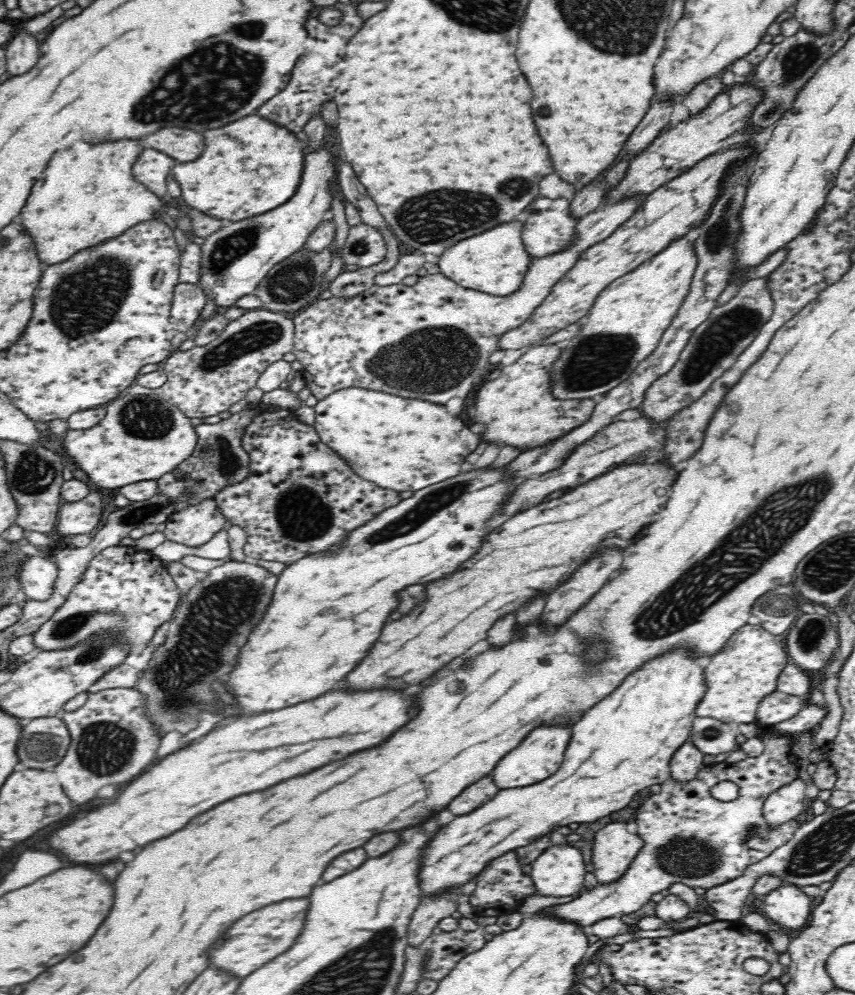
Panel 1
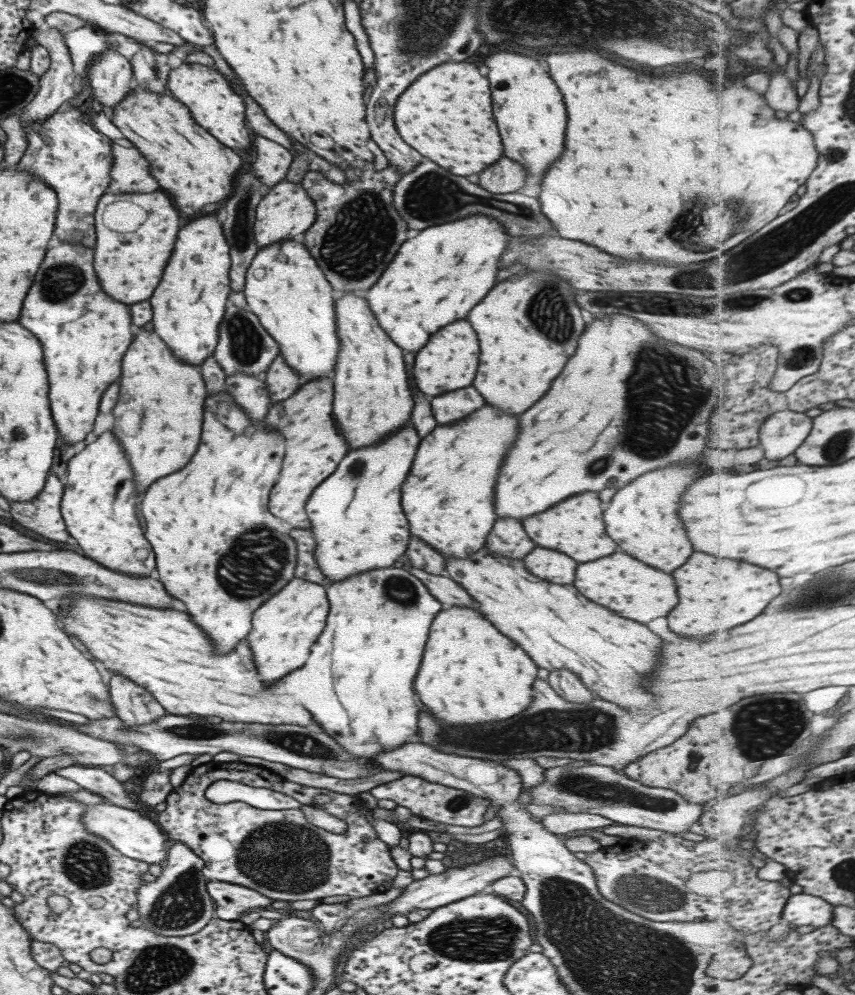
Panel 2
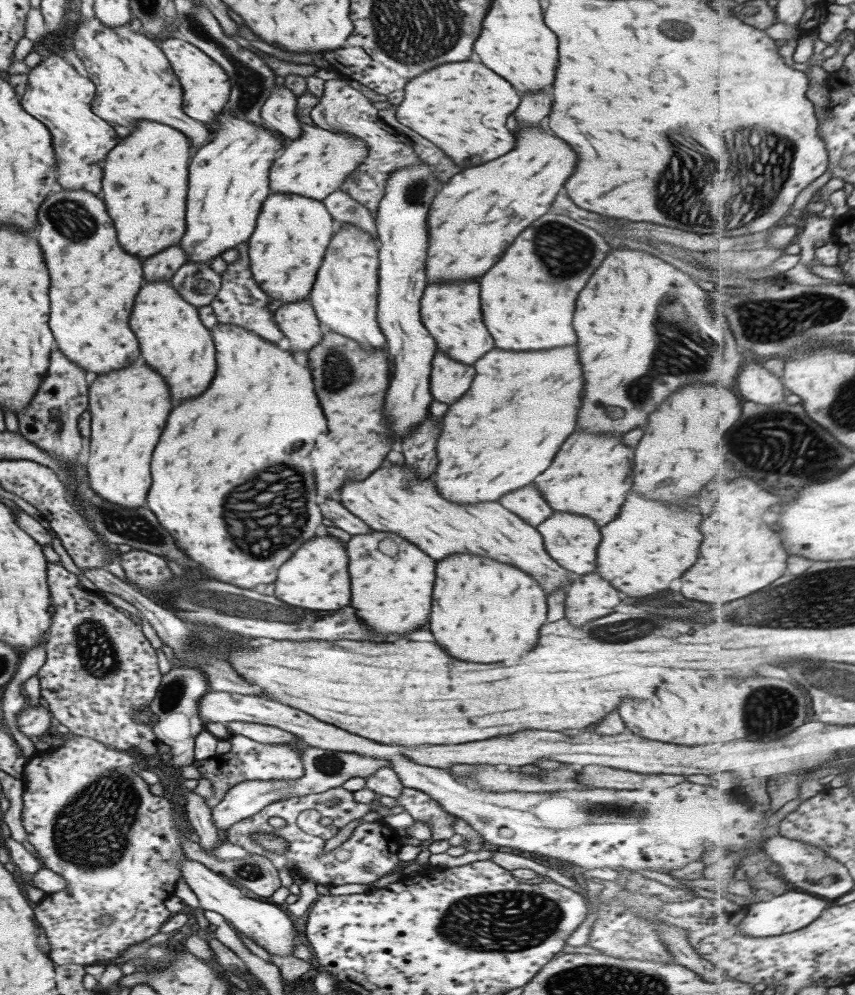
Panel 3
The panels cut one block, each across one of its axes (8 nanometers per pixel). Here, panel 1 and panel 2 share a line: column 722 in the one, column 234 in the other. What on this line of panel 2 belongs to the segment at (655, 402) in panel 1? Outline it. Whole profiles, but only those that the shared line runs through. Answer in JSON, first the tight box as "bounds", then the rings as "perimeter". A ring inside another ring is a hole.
{"bounds":[212,303,280,376],"perimeter":[[[227,303],[217,332],[218,339],[212,355],[225,376],[235,373],[262,376],[275,356],[280,354],[275,340],[265,332],[258,318],[248,308],[244,310]]]}

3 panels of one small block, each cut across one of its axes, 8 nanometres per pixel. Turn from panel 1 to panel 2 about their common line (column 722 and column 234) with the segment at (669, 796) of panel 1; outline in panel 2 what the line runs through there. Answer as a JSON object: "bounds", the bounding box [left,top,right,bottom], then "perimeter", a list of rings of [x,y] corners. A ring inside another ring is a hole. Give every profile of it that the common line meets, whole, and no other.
{"bounds":[154,762,398,901],"perimeter":[[[209,762],[189,770],[186,779],[164,800],[165,809],[154,813],[155,823],[167,838],[185,844],[201,860],[201,874],[208,881],[219,881],[239,884],[243,888],[251,888],[273,901],[322,900],[330,896],[347,896],[350,899],[363,898],[371,894],[386,892],[393,883],[398,868],[390,857],[390,848],[377,838],[370,822],[360,815],[364,804],[355,796],[339,794],[325,788],[314,788],[293,783],[276,776],[273,771],[256,765],[245,763]],[[215,780],[232,780],[251,787],[263,787],[293,797],[301,805],[313,804],[313,796],[326,794],[333,798],[333,814],[341,814],[347,828],[343,834],[333,834],[322,828],[313,826],[298,808],[283,810],[261,810],[249,806],[245,802],[228,802],[213,804],[204,797],[204,790]]]}

